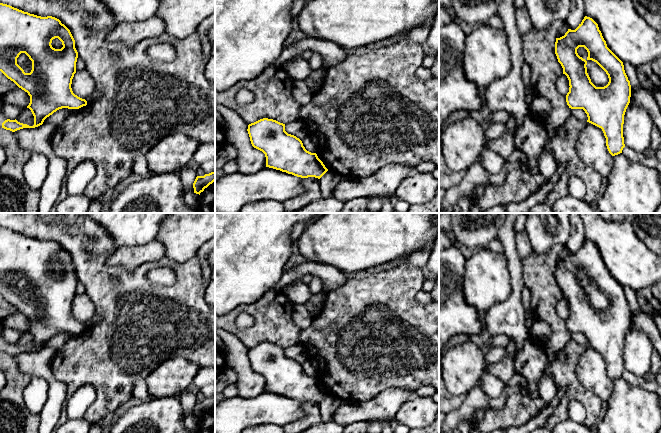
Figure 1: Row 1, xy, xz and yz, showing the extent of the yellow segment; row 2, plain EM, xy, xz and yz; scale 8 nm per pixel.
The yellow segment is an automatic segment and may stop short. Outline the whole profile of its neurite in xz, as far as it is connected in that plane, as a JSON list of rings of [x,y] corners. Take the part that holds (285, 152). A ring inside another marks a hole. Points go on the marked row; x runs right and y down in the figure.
[[[263,118],[249,124],[247,131],[252,146],[265,154],[266,167],[301,178],[315,177],[320,179],[328,171],[316,153],[307,151],[299,138],[285,131],[283,123]]]

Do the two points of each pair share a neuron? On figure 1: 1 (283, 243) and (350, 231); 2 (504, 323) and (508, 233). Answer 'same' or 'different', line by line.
1: different
2: same

